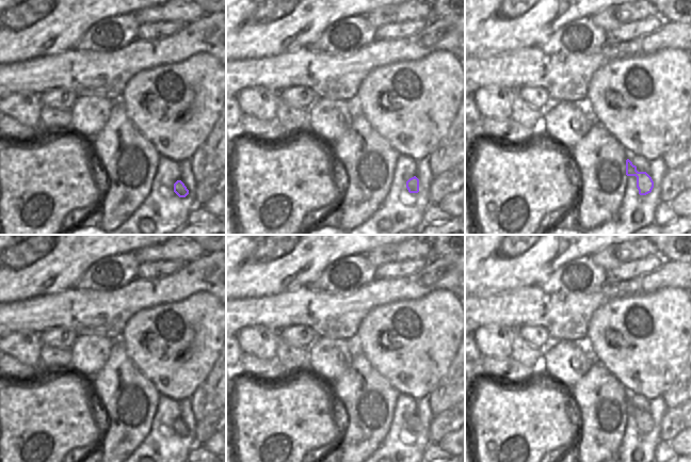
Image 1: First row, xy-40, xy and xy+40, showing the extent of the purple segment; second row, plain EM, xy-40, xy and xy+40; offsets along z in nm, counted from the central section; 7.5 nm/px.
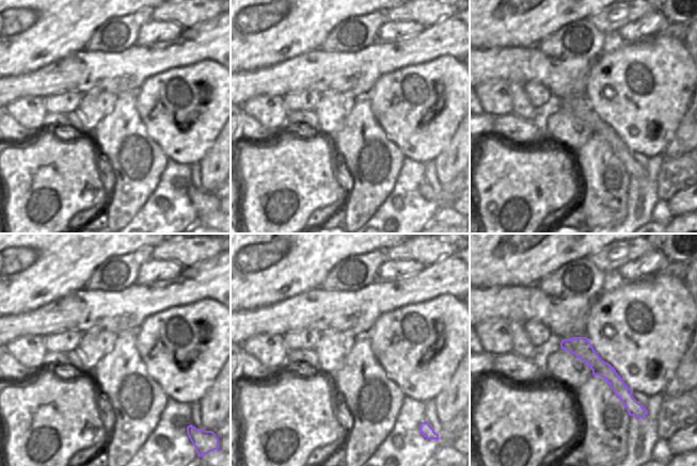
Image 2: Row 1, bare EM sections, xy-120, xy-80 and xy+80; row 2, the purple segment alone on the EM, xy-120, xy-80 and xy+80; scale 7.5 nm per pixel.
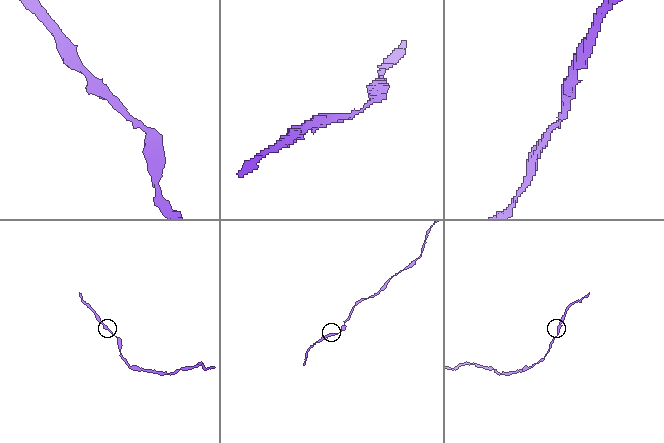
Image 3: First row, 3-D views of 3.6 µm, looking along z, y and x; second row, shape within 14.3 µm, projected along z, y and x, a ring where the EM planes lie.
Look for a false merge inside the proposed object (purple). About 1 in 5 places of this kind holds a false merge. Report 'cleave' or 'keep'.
keep

